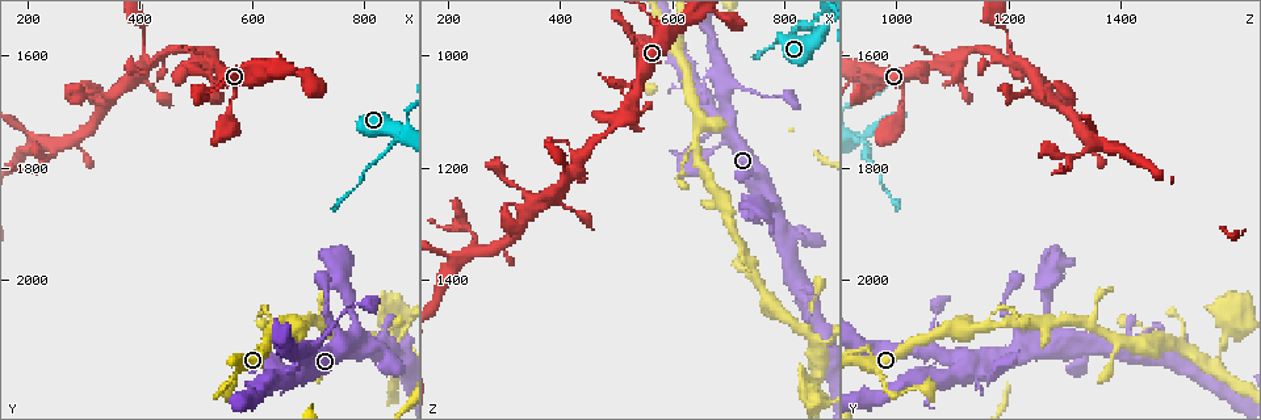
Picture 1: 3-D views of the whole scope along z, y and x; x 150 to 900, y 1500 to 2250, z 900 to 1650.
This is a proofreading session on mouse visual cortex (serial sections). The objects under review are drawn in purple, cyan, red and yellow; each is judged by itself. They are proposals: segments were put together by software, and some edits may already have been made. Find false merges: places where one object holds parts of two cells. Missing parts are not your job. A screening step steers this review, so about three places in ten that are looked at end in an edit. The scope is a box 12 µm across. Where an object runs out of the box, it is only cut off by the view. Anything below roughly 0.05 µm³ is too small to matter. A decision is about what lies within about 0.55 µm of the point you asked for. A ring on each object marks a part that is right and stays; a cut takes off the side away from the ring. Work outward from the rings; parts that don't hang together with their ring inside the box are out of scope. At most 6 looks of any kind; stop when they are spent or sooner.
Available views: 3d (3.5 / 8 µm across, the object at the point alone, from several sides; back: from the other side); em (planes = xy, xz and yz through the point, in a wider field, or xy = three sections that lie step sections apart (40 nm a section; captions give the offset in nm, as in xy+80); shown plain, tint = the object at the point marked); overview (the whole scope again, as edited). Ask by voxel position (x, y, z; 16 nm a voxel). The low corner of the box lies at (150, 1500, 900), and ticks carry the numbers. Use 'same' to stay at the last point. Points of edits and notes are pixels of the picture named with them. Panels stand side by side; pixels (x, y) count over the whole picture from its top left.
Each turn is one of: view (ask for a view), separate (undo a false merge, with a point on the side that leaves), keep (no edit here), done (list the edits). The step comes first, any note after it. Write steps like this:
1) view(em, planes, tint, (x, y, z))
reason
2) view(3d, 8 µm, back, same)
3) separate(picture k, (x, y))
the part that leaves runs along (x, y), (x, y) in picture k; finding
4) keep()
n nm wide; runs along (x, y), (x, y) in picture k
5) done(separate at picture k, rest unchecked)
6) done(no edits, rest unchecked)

view(3d, 3.5 µm, (695, 2130, 1055))
three-way junction

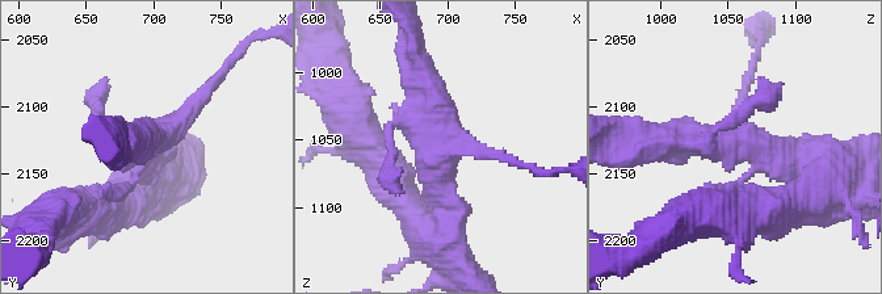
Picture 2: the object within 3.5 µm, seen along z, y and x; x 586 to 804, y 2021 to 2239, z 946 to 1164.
view(em, xy, step 2, tint, (692, 2128, 1058))
shape alone is not enough

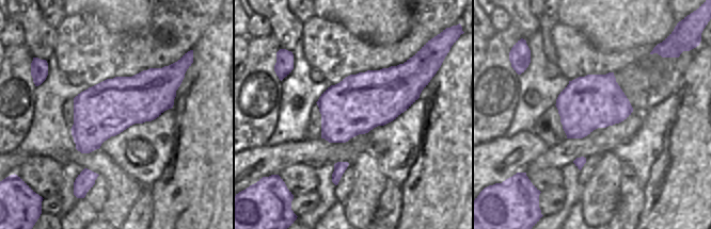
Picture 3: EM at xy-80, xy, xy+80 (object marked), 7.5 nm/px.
keep()
all the same cell

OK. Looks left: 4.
view(3d, 3.5 µm, (535, 2200, 995))
abrupt turn

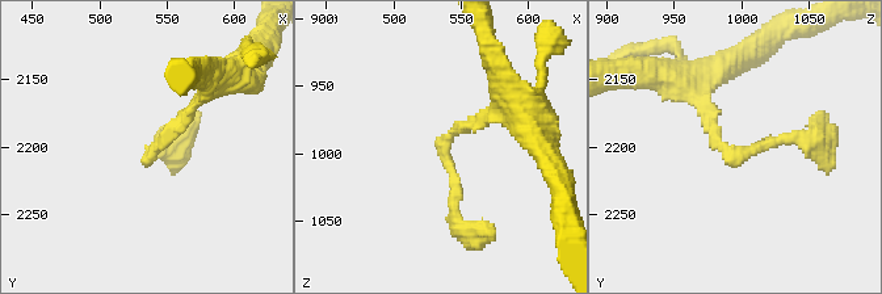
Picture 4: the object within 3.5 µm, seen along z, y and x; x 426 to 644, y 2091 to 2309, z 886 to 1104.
view(em, planes, tint, (540, 2204, 994))
arms of 150, 150 nm

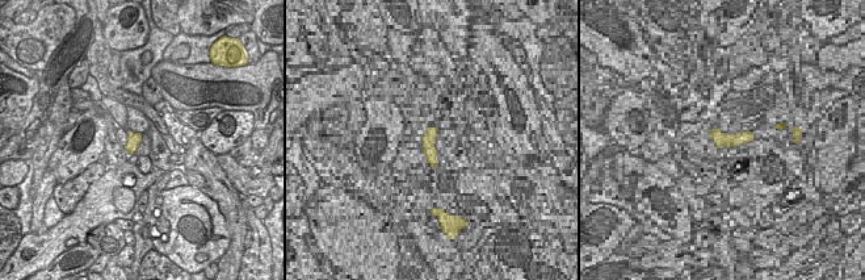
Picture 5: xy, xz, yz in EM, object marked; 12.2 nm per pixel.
view(em, xy, step 2, tint, same)
another direction

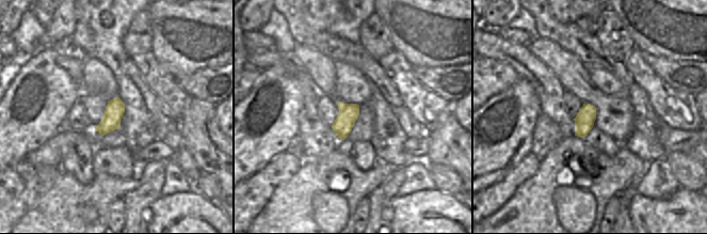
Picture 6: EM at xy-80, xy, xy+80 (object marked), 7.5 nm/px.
keep()
runs along (696, 95), (730, 151), (814, 139) in picture 4; all the same cell

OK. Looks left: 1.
done(no edits, rest unchecked)

